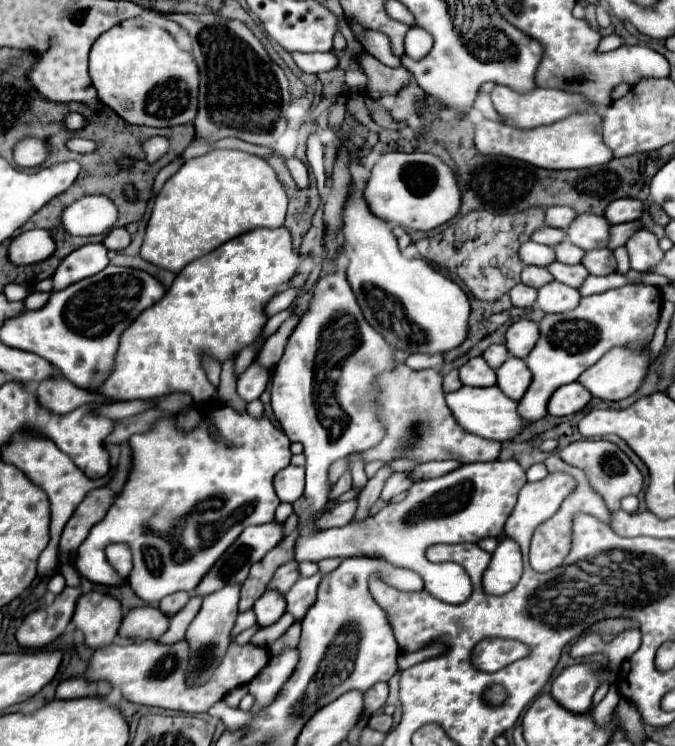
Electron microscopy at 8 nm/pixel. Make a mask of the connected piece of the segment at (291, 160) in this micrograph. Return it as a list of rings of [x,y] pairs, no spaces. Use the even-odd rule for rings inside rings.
[[[283,156],[283,158],[285,158],[285,162],[287,162],[287,168],[289,168],[293,180],[297,182],[297,186],[299,186],[299,188],[307,188],[307,184],[309,184],[307,166],[305,166],[299,158],[295,158],[295,156]]]

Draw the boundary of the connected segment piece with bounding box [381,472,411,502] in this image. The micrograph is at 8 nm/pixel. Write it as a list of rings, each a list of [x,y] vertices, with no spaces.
[[[395,472],[395,474],[387,480],[387,484],[385,484],[385,488],[383,488],[383,492],[381,492],[381,500],[389,502],[391,498],[395,498],[395,496],[401,494],[403,490],[407,490],[407,488],[411,486],[411,480],[407,480],[407,476],[409,476],[409,474]]]

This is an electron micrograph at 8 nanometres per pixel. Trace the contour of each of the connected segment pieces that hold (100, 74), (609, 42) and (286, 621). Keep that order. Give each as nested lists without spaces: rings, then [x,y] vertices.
[[[141,18],[125,20],[97,38],[89,56],[89,74],[99,100],[129,124],[163,128],[195,118],[199,72],[193,56],[181,50],[169,32]]]
[[[613,33],[601,40],[597,50],[599,50],[599,52],[608,52],[620,47],[622,44],[622,38],[618,34]]]
[[[285,614],[277,624],[273,626],[267,626],[267,628],[259,628],[253,636],[251,636],[251,644],[257,644],[257,646],[263,646],[263,648],[269,648],[289,626],[291,626],[291,616]]]

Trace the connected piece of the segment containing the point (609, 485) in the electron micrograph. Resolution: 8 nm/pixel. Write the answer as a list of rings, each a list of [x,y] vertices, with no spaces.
[[[579,440],[579,442],[571,442],[563,450],[559,450],[559,456],[567,464],[583,468],[587,472],[591,486],[603,496],[603,500],[607,502],[609,510],[619,510],[621,508],[621,498],[631,496],[631,494],[639,494],[641,488],[643,488],[643,476],[641,476],[639,468],[613,442],[607,442],[607,440]]]

